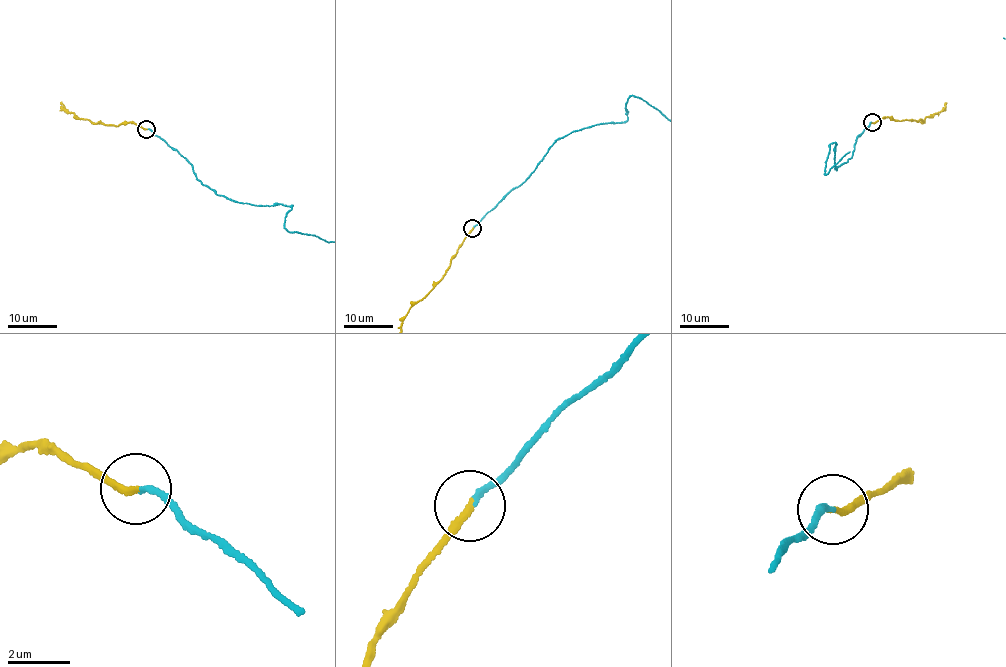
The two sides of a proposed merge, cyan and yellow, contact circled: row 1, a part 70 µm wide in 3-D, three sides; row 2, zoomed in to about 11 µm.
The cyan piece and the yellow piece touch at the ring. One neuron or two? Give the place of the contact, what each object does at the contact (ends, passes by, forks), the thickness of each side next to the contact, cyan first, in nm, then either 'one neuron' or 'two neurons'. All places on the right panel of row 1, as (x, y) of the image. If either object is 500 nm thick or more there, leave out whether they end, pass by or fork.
at (872, 122); cyan ends there; yellow ends there; 170 nm thick on the cyan side, 200 nm on the other; one neuron

